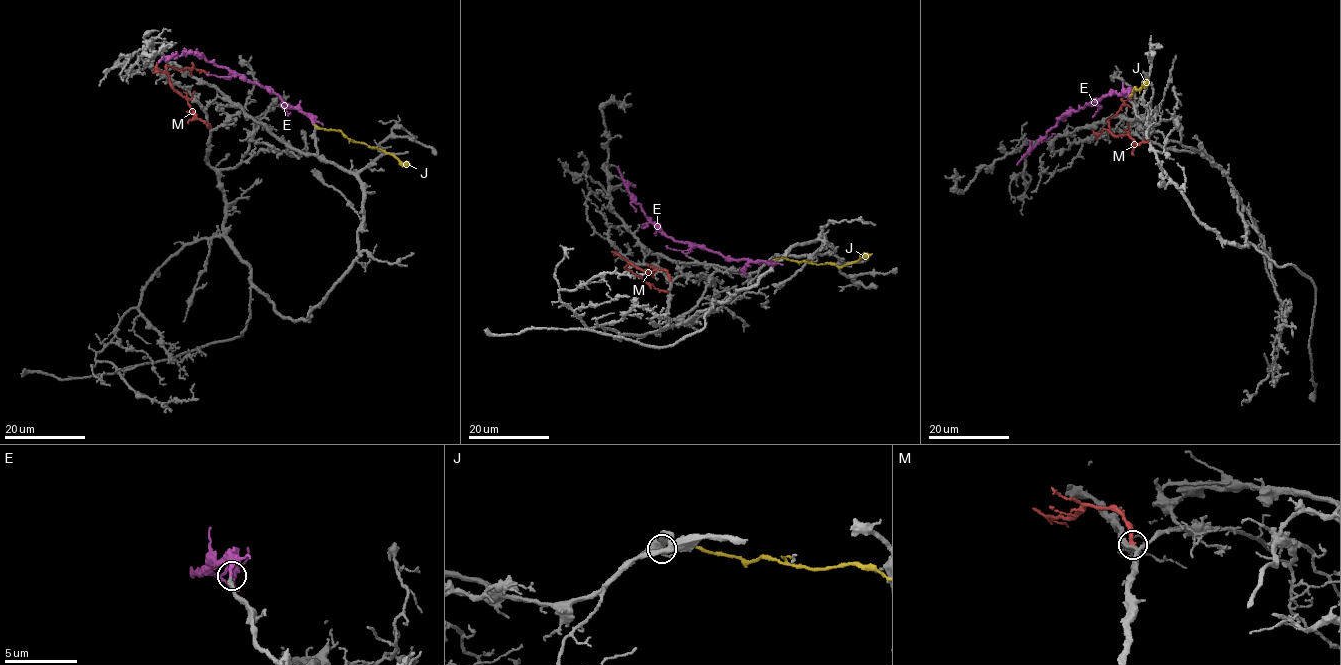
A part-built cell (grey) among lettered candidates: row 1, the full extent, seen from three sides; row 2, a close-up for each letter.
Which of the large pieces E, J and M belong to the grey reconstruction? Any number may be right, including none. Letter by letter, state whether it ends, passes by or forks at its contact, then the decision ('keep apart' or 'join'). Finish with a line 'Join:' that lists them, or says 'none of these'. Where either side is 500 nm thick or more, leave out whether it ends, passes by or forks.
E: it ends | join
J: it ends | keep apart
M: it ends | keep apart
Join: E

